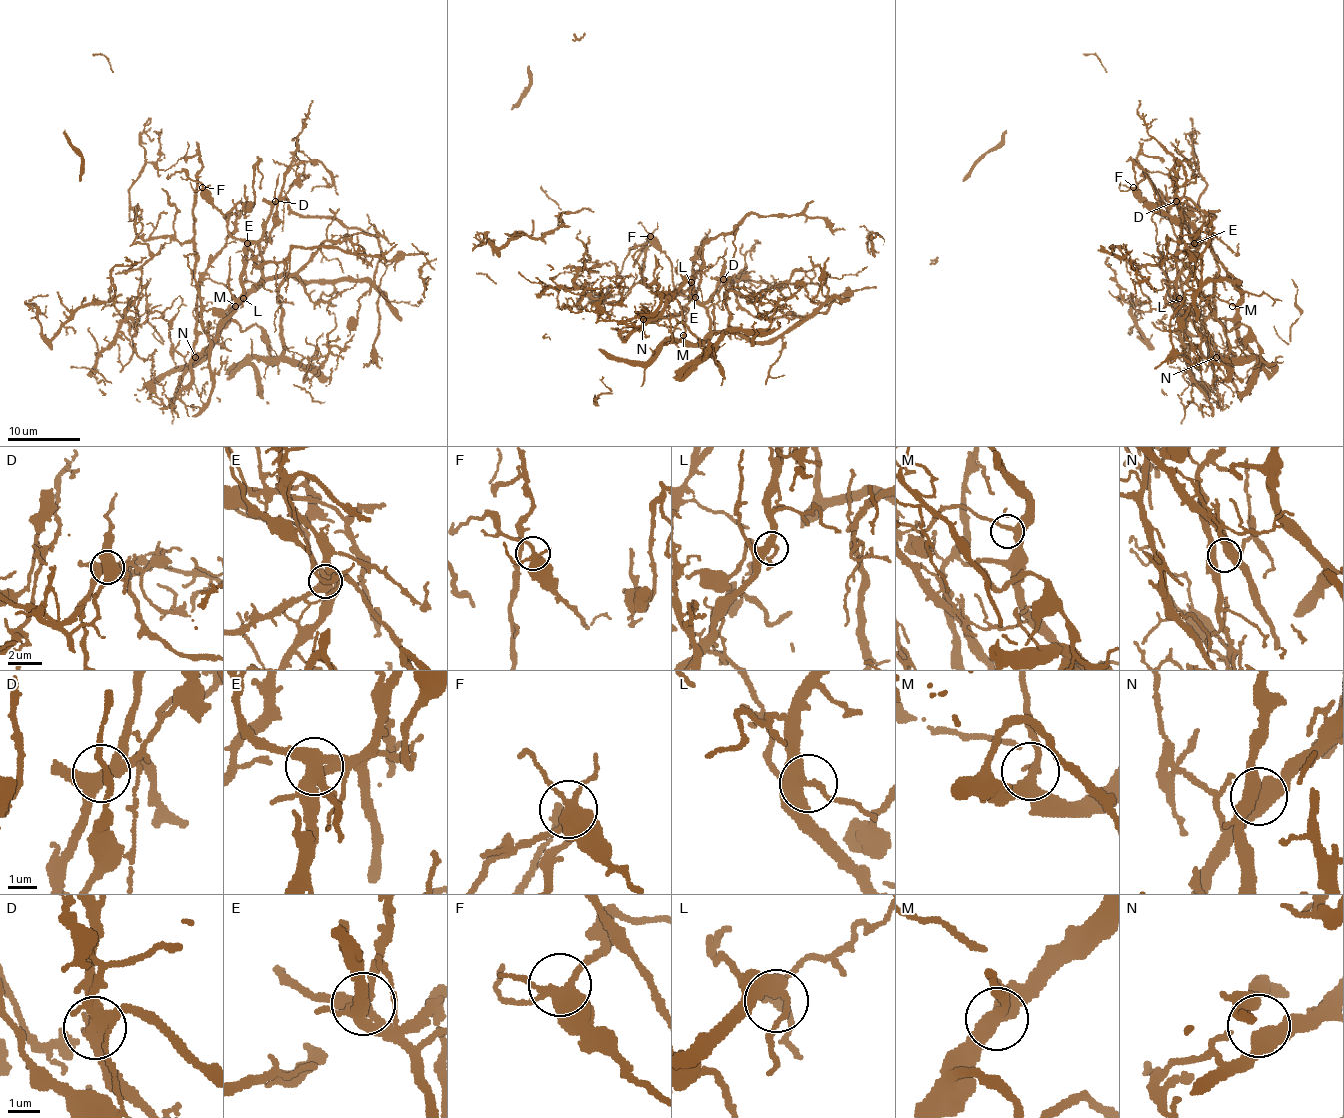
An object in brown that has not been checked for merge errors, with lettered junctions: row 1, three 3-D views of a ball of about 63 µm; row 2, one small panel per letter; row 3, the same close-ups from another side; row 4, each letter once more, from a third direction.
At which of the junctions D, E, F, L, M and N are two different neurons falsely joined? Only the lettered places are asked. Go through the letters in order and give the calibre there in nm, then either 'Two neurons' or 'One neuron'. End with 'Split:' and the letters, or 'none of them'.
D: Thickness 400 nm. Two neurons
E: Thickness 460 nm. Two neurons
F: Thickness 400 nm. One neuron
L: Thickness 380 nm. One neuron
M: Thickness 340 nm. One neuron
N: Thickness 420 nm. One neuron
Split: D, E

